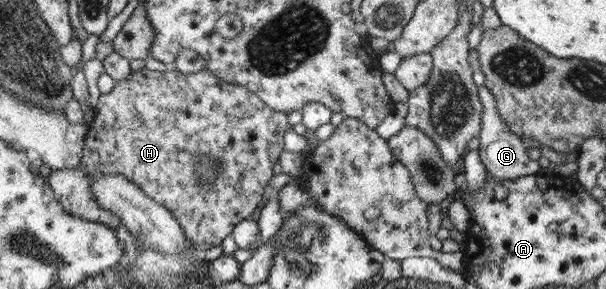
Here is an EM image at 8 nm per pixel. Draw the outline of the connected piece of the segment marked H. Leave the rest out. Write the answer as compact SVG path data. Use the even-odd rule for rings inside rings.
M174 66L164 73L144 67L138 71L131 70L128 78L116 80L110 92L99 95L92 111L79 167L59 171L51 169L49 174L48 185L60 207L82 220L104 222L111 229L118 227L116 218L108 220L106 212L98 208L85 174L119 174L166 208L197 252L220 245L240 220L250 218L262 198L264 186L273 175L272 166L283 151L283 134L288 126L286 113L268 108L247 88L224 82L207 70L184 74Z

